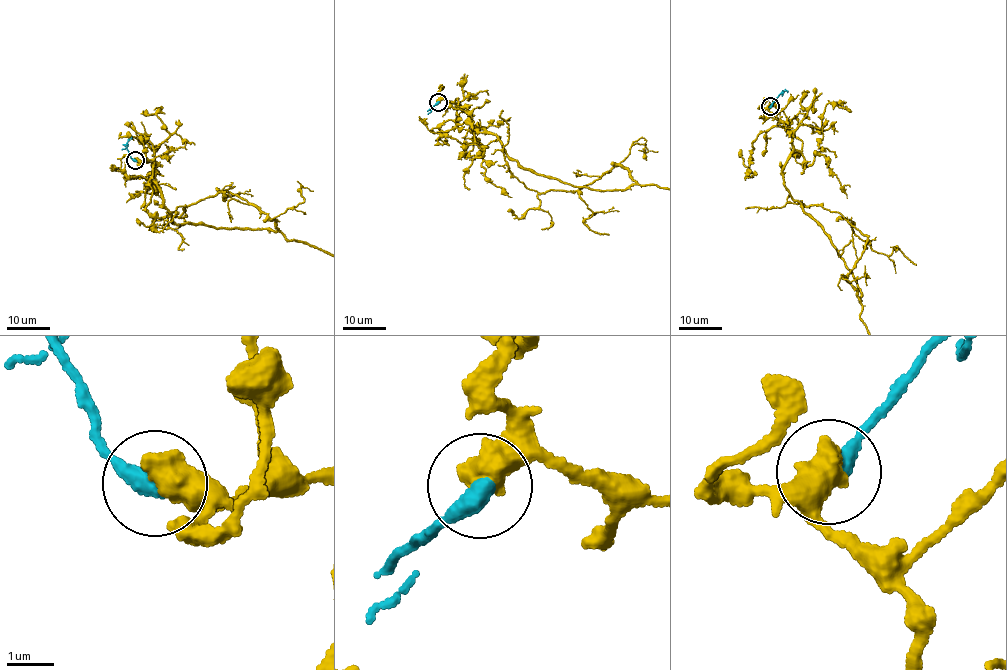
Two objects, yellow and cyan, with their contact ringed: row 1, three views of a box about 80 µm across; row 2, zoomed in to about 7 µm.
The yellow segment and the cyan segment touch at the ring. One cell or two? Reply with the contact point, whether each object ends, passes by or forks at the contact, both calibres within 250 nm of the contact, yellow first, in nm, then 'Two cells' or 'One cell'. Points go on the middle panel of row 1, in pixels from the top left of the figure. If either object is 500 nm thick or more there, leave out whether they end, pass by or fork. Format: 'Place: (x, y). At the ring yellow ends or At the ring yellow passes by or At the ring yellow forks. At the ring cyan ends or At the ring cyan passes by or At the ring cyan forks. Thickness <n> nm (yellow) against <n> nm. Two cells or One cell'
Place: (438, 102). Thickness 700 nm (yellow) against 440 nm. Two cells

